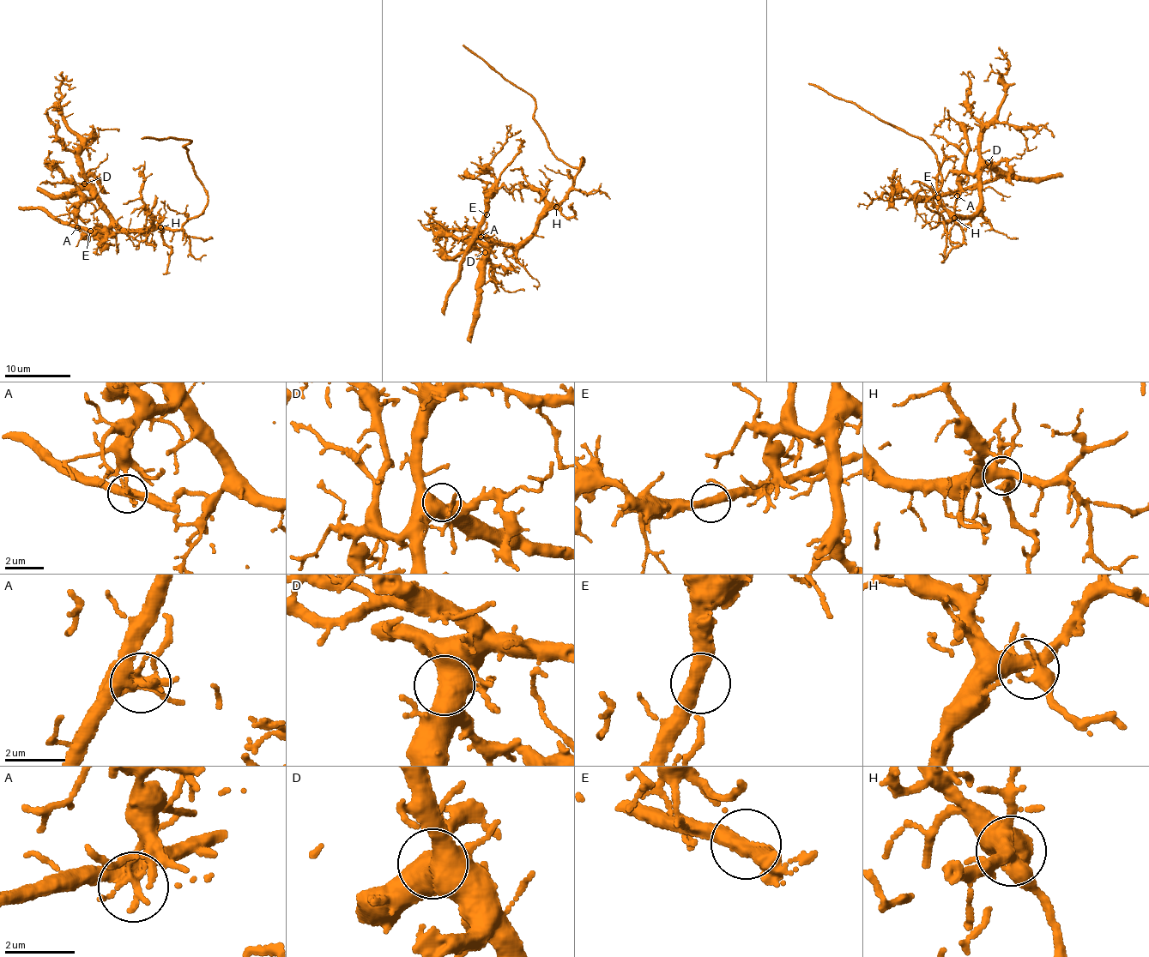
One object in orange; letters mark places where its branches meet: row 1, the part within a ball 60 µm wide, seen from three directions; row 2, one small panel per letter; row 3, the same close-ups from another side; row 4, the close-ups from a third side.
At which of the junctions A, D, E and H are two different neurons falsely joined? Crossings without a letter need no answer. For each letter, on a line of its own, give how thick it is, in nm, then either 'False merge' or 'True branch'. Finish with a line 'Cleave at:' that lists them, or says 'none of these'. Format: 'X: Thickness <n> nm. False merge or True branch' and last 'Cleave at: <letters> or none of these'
A: Thickness 320 nm. False merge
D: Thickness 500 nm. True branch
E: Thickness 440 nm. True branch
H: Thickness 440 nm. True branch
Cleave at: A

